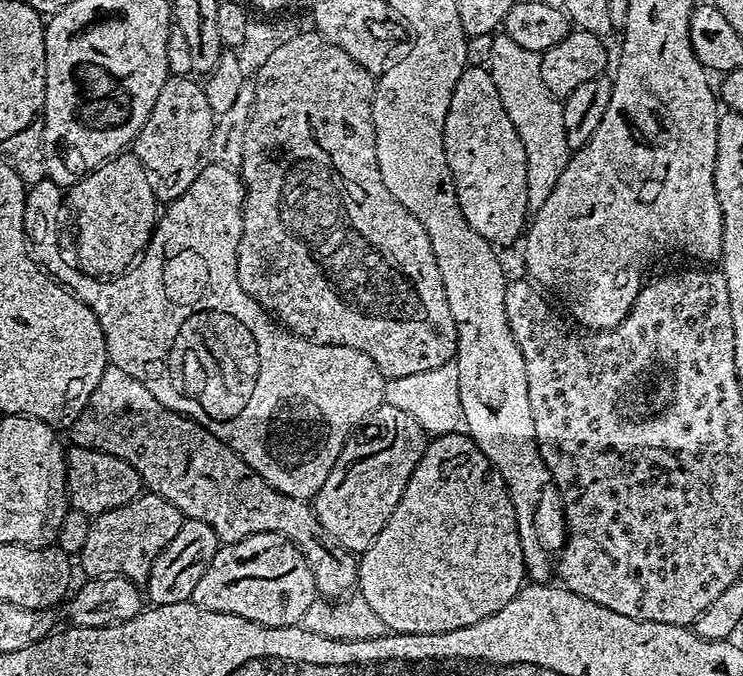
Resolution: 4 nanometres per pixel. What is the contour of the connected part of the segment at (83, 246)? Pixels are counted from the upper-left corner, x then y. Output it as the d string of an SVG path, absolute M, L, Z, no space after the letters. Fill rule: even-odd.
M125 150L119 156L111 156L105 164L100 164L81 175L80 180L66 196L67 203L72 203L76 211L76 257L75 263L87 276L111 278L127 272L148 249L152 232L158 219L158 201L150 186L148 172L138 162L135 151Z

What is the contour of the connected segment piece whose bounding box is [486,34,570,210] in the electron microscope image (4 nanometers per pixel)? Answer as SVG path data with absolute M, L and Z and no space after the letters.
M503 34L493 35L493 45L489 62L486 65L490 78L494 78L494 90L502 98L502 110L506 110L522 146L526 146L526 186L528 187L528 206L535 210L540 208L558 186L558 178L568 165L570 149L566 142L566 122L562 122L564 105L557 97L546 90L542 82L541 53L525 50L517 46Z

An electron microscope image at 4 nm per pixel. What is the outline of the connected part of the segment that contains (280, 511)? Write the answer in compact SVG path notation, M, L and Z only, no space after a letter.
M110 366L104 371L98 386L94 386L94 394L90 394L86 410L82 410L72 425L70 435L73 445L96 448L99 452L122 458L122 462L130 462L130 466L138 470L143 487L149 493L169 500L187 519L206 522L220 537L221 544L233 544L259 532L277 532L279 536L285 536L311 566L316 590L321 597L340 598L357 587L357 557L338 546L338 542L334 542L334 538L322 530L322 522L318 522L315 507L309 501L295 500L274 490L274 486L265 482L241 456L214 438L214 434L210 434L201 424L195 424L188 417L162 406L162 402L158 402L158 398L154 398L154 394L150 394L150 390L146 390L138 378L130 378L126 370Z

